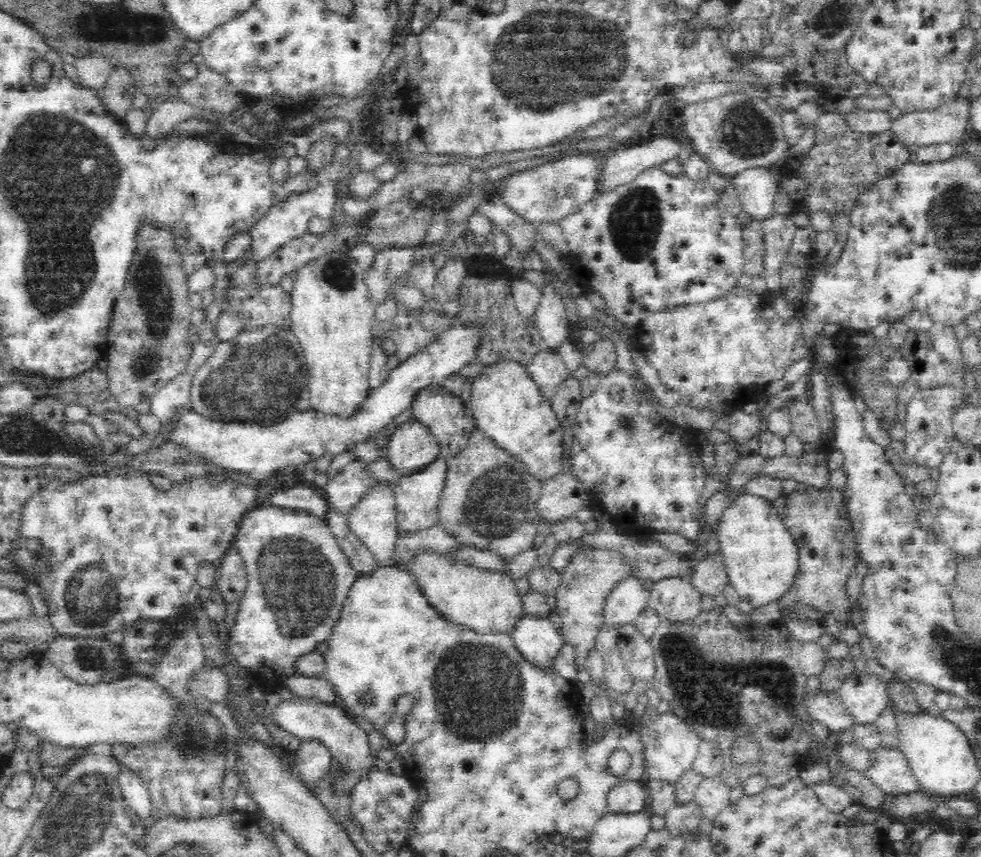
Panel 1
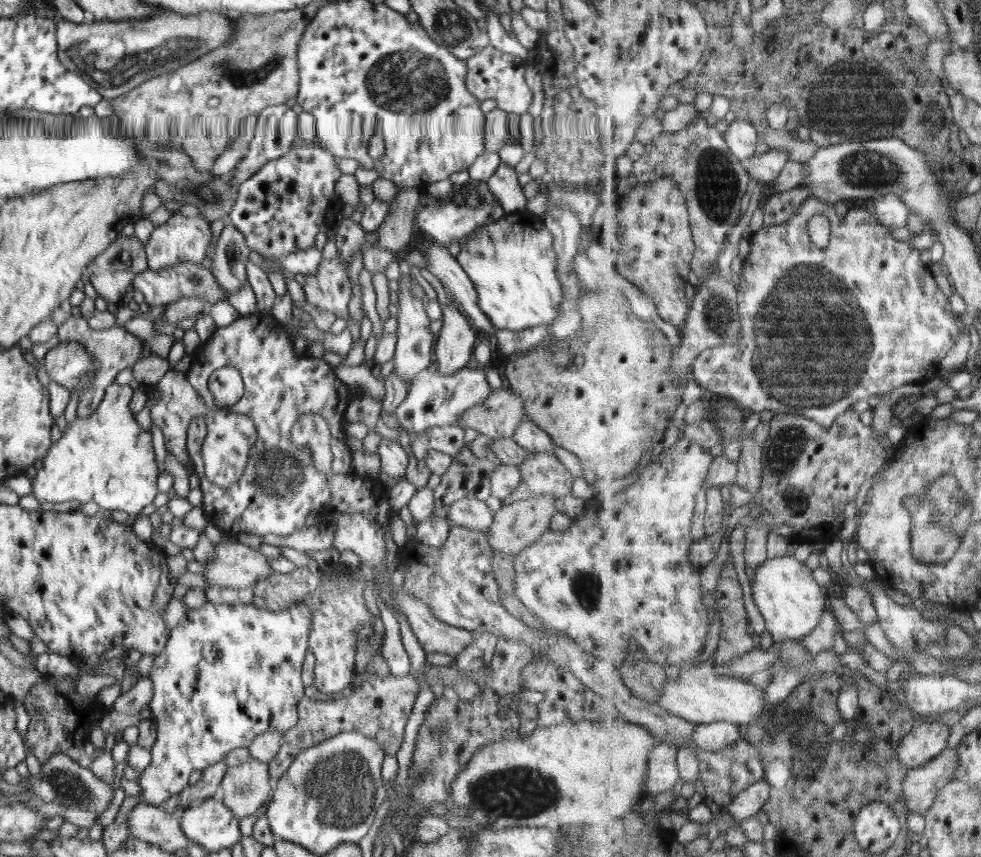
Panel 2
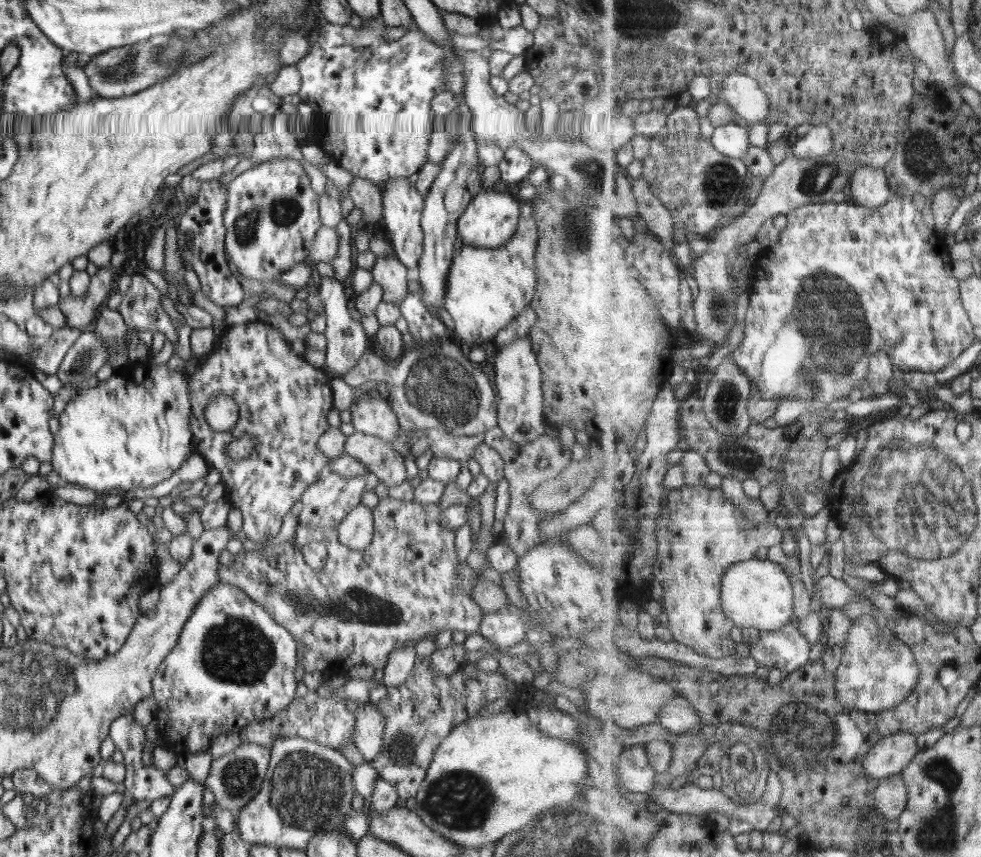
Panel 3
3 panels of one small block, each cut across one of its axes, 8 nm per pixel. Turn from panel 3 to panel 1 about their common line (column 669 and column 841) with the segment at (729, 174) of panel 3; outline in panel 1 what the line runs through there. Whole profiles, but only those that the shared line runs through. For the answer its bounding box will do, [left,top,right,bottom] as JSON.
[777,112,912,214]

